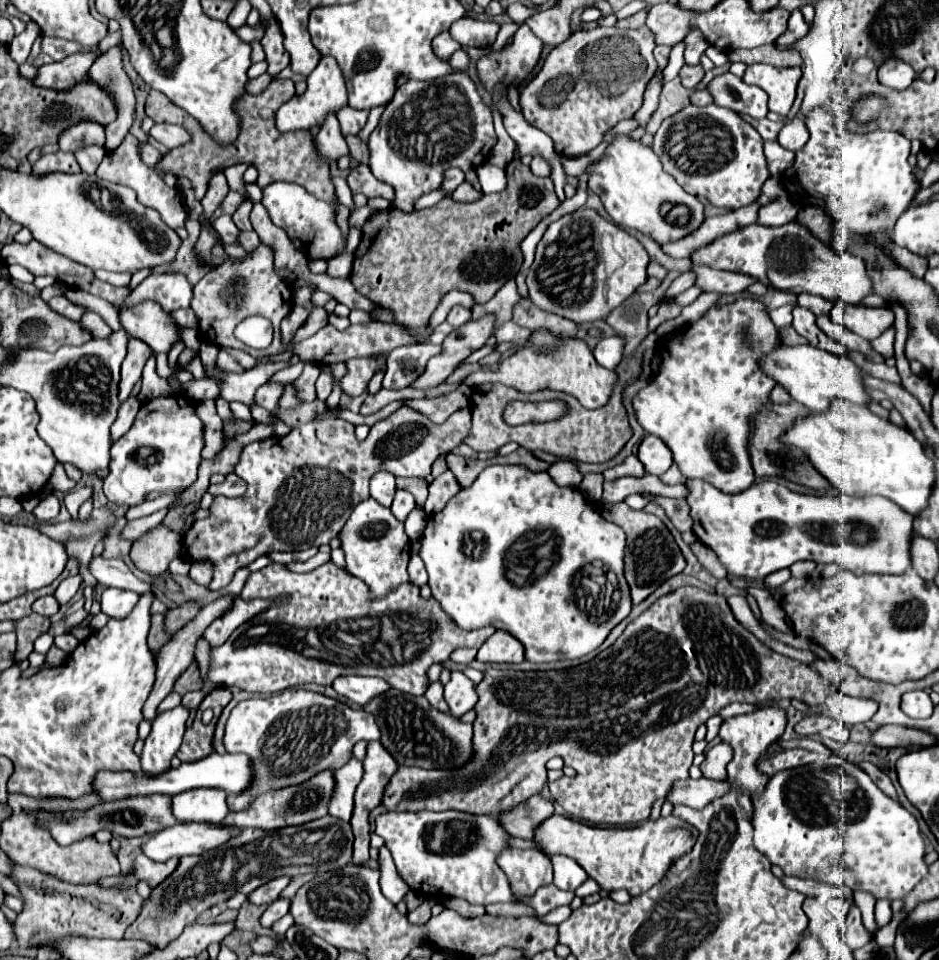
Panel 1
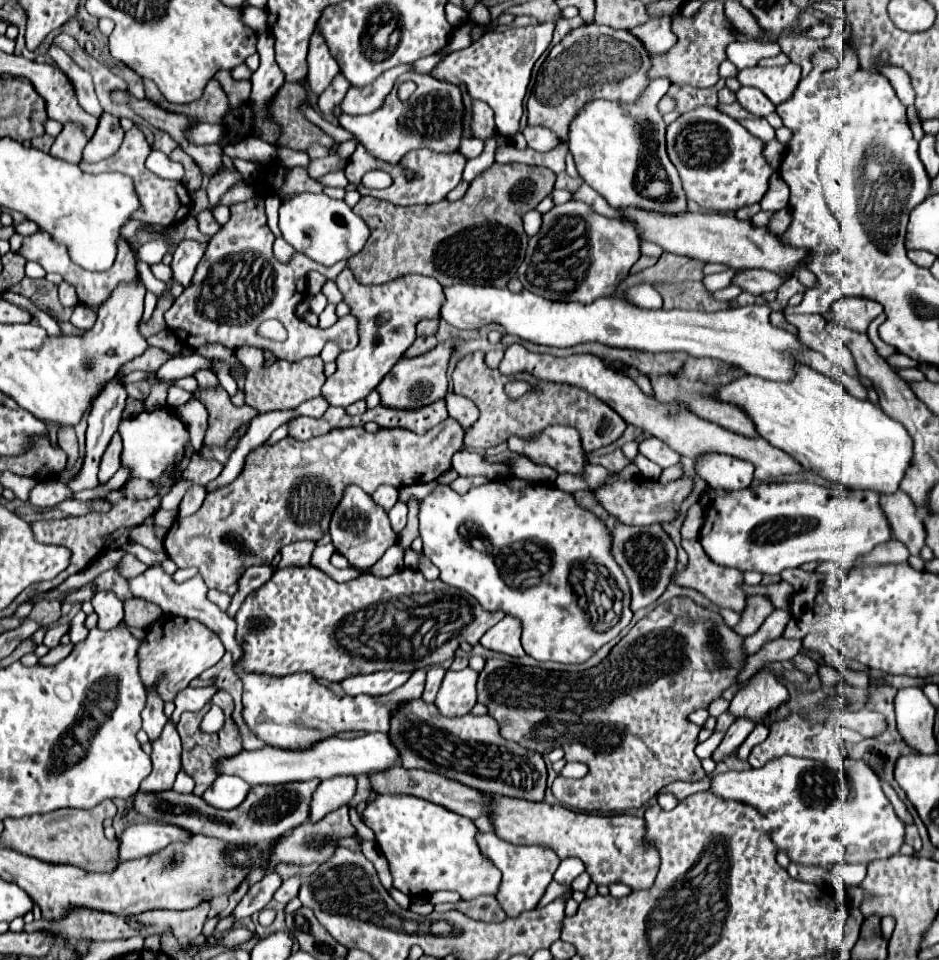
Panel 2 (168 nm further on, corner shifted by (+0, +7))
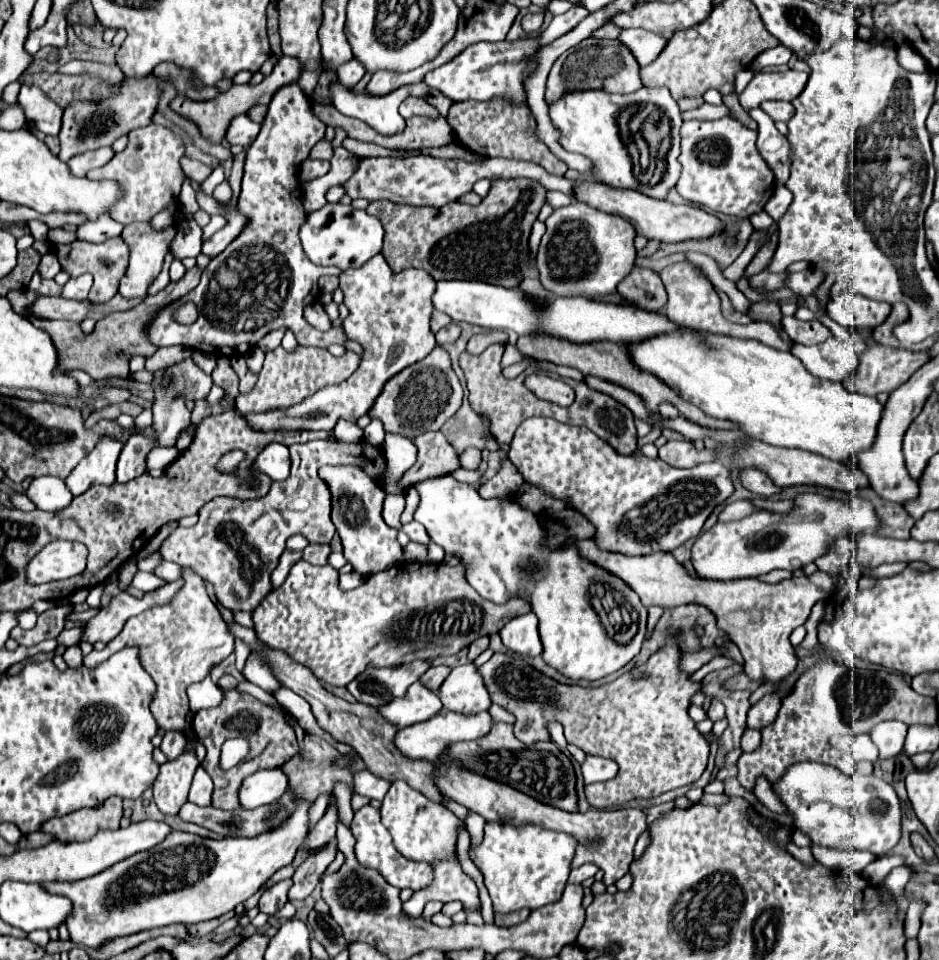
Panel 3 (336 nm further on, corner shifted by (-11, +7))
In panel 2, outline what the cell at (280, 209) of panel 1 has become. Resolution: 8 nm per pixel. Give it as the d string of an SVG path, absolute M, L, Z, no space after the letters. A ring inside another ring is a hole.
M291 194L281 200L279 206L279 228L283 238L301 254L311 260L333 266L339 260L347 260L357 254L369 238L367 224L353 214L343 200L333 200L327 194Z

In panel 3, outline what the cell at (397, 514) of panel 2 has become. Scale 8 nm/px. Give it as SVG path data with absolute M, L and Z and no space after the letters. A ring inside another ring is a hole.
M412 520L410 524L404 524L400 530L402 530L412 542L418 542L418 544L424 544L424 546L428 546L428 542L430 542L426 528L420 526L420 524L414 522L414 520Z

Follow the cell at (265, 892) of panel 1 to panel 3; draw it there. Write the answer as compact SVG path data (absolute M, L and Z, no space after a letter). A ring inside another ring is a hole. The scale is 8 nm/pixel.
M282 880L282 882L278 882L278 884L274 884L274 886L270 886L264 894L262 894L262 898L260 898L260 912L264 912L264 914L268 914L268 916L272 916L272 914L276 914L286 902L288 902L288 898L286 898L286 894L288 894L288 888L292 886L292 880Z

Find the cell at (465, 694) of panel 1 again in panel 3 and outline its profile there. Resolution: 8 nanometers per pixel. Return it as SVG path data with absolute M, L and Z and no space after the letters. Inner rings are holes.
M474 664L452 668L450 676L440 686L440 700L444 710L460 714L480 714L492 706L492 700Z

